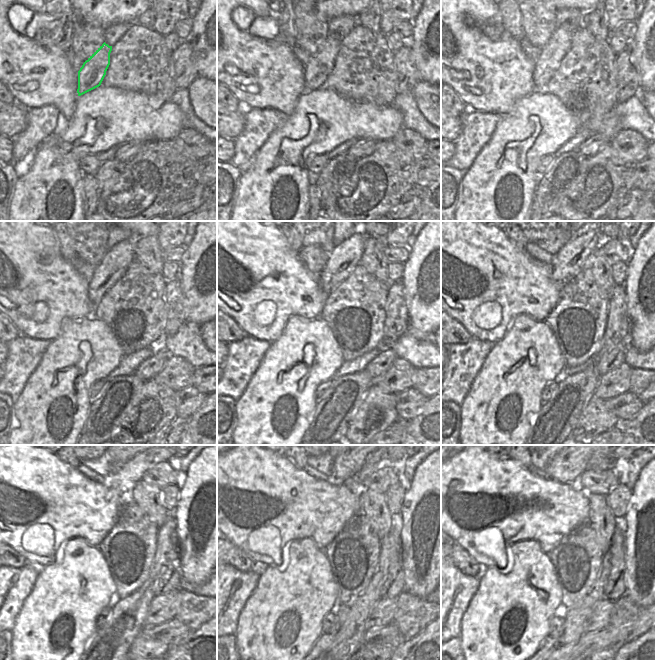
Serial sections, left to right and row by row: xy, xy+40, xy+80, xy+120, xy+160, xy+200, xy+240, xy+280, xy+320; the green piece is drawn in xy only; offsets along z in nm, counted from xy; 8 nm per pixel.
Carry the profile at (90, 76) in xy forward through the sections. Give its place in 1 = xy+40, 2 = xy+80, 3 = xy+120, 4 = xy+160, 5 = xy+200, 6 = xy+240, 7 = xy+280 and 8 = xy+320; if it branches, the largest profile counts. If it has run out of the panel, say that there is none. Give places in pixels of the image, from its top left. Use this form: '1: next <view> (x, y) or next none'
1: next xy+40 (319, 66)
2: next xy+80 (545, 67)
3: next xy+120 (115, 263)
4: next xy+160 (343, 259)
5: next xy+200 (568, 262)
6: next xy+240 (125, 479)
7: next xy+280 (364, 465)
8: next xy+320 (575, 484)

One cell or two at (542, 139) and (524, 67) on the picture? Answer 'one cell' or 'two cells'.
two cells

